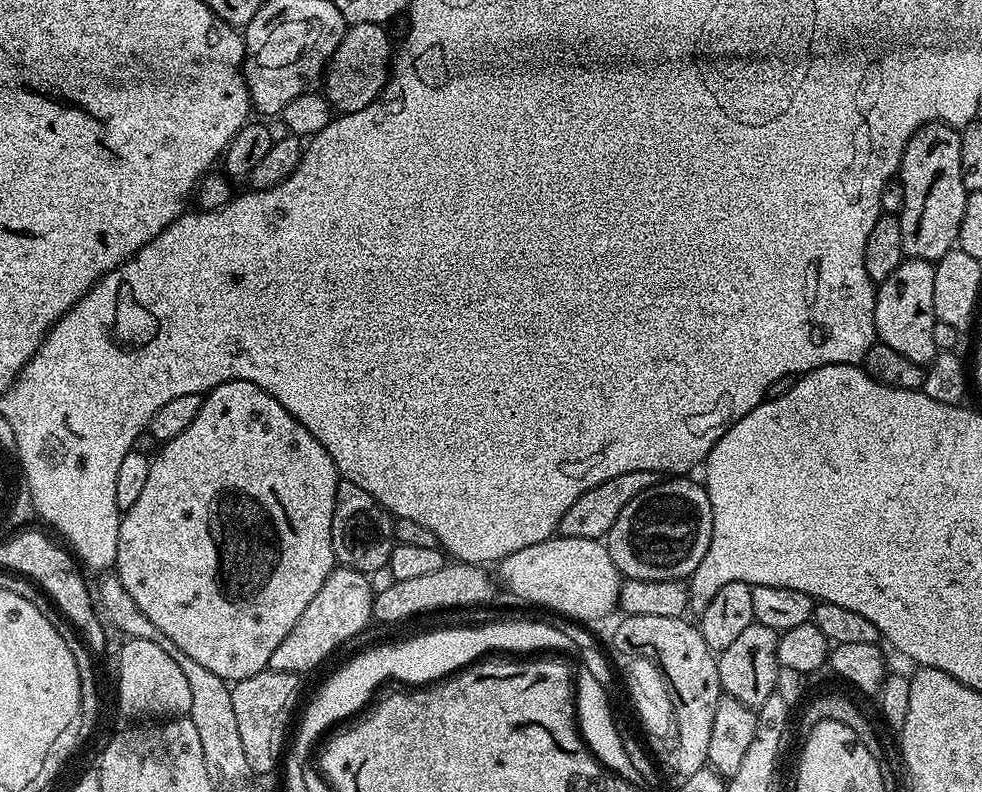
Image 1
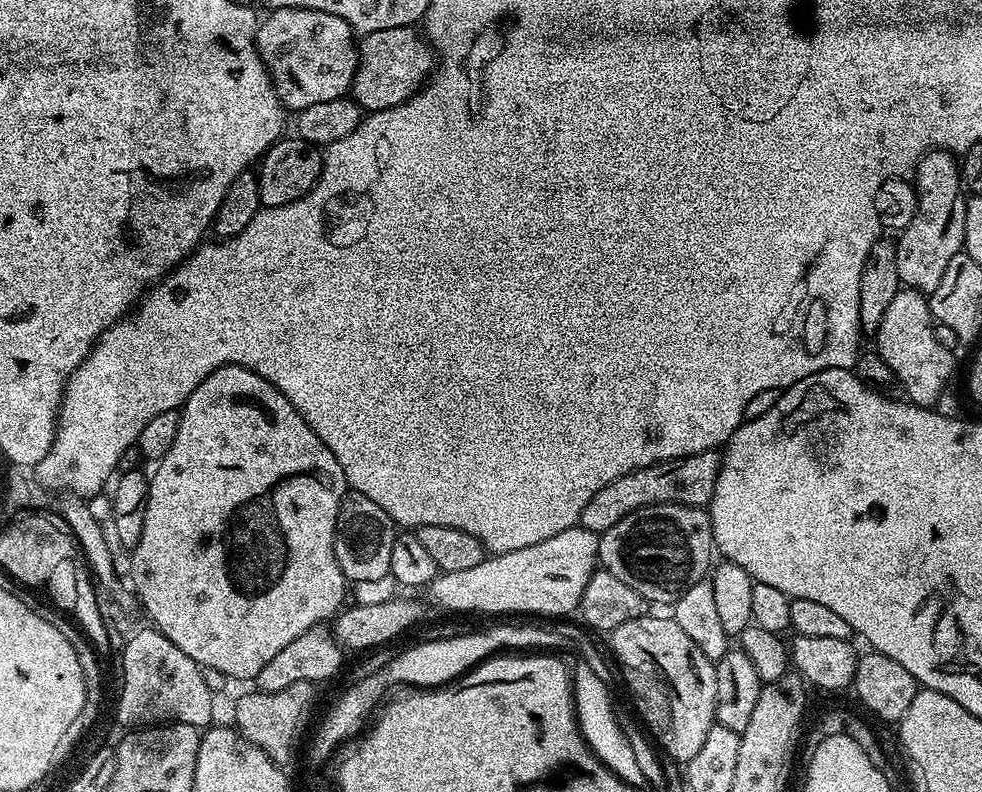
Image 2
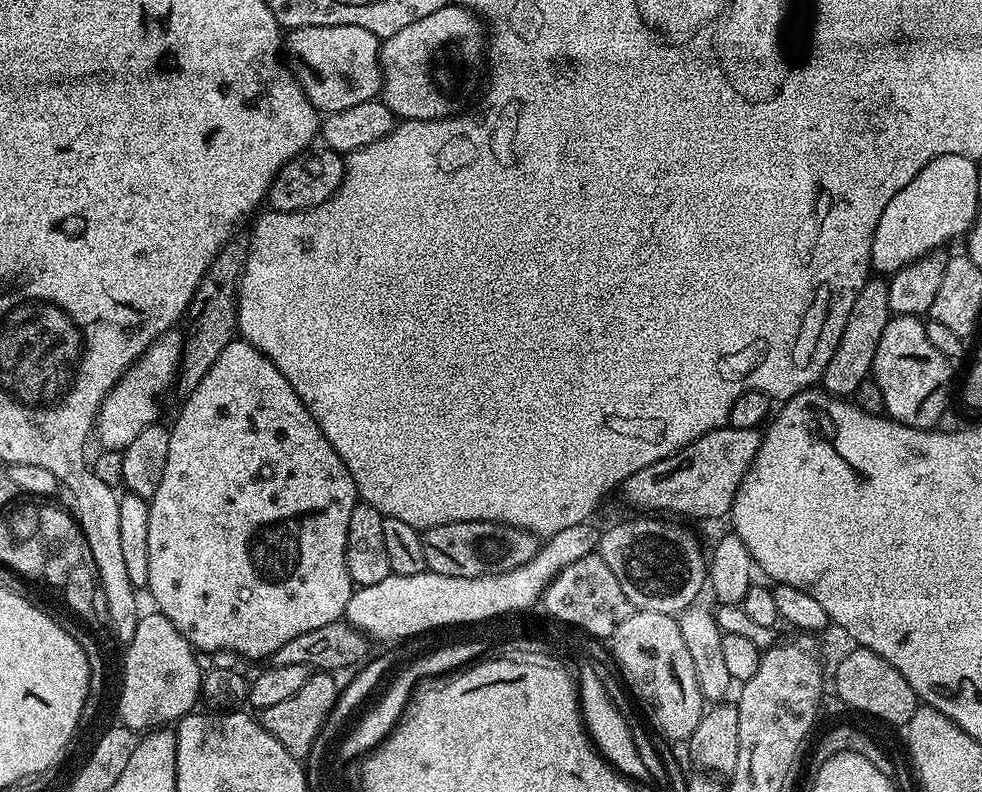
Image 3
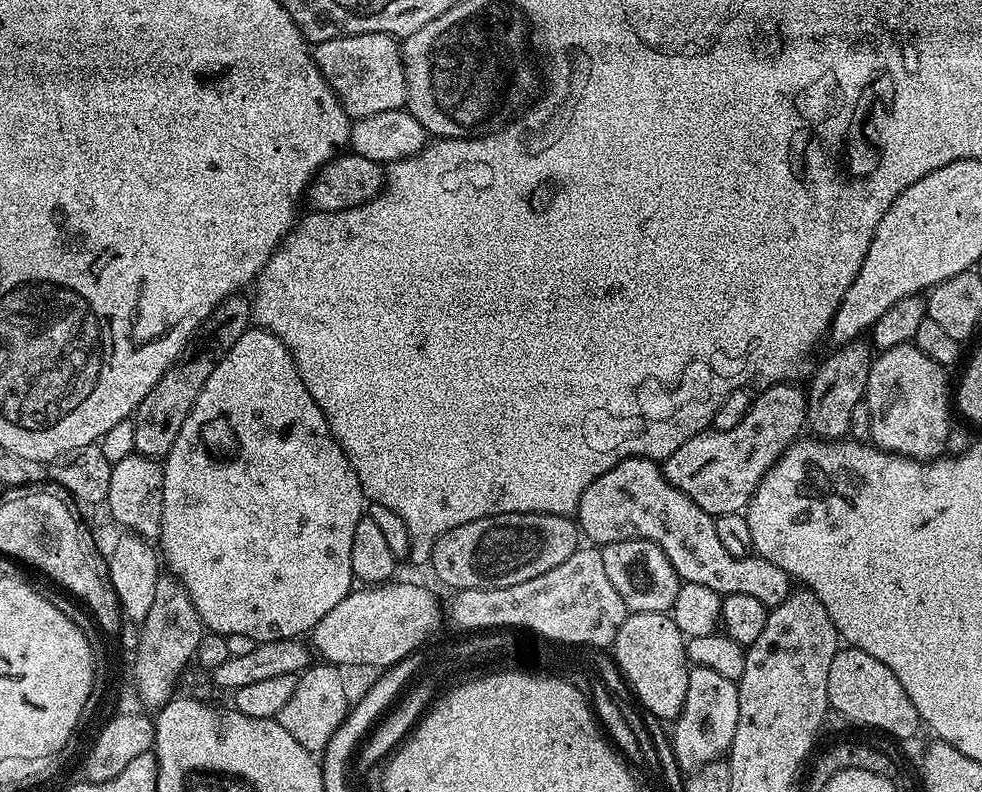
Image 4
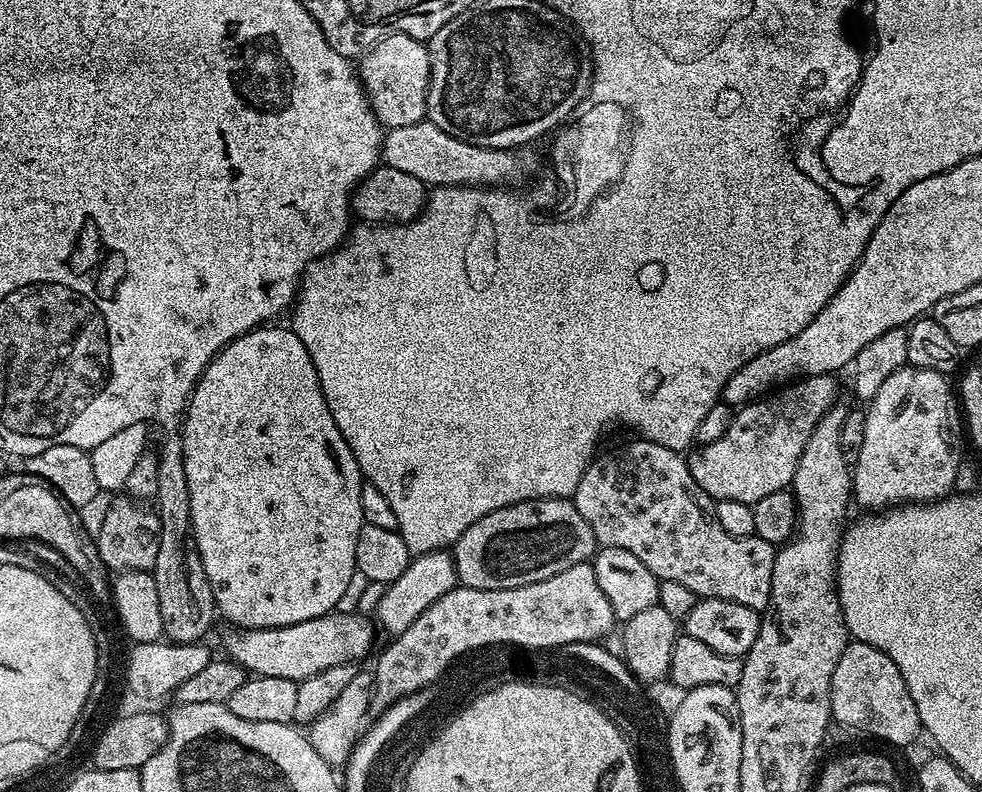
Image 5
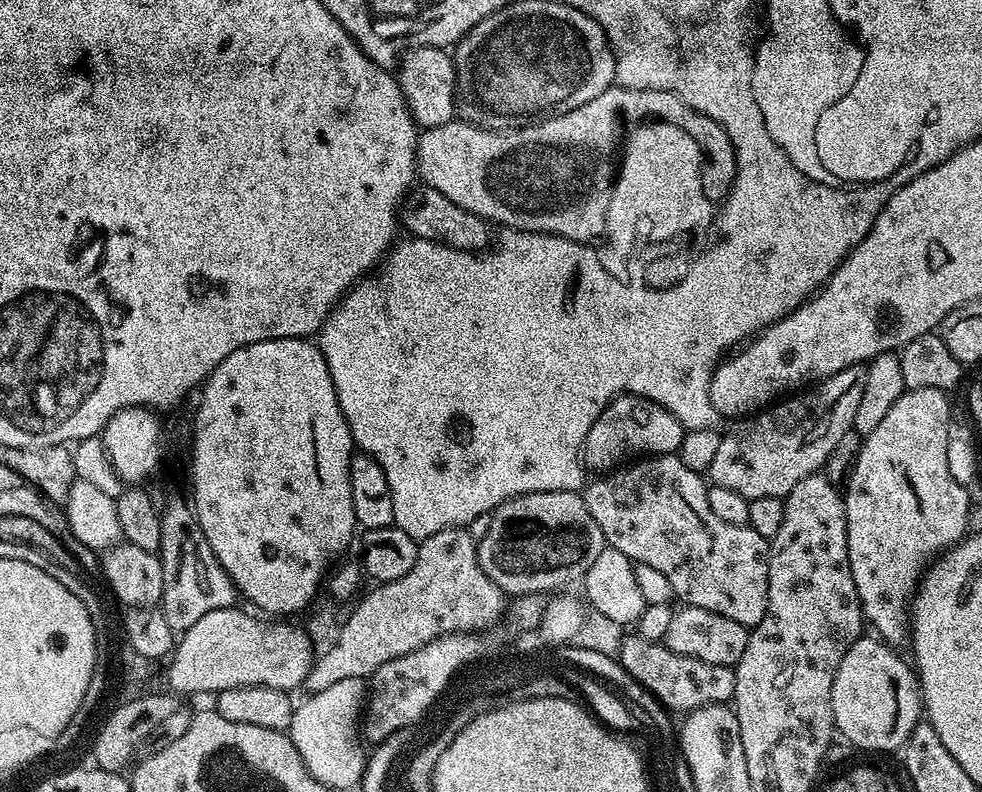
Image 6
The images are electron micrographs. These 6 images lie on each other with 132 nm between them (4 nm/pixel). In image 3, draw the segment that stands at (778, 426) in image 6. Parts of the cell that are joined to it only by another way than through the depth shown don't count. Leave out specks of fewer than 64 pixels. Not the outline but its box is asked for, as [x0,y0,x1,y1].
[622,428,760,520]

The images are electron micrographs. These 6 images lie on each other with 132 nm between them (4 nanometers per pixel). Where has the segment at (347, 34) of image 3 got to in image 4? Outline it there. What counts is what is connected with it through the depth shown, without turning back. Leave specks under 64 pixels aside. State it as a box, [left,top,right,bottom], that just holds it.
[314,32,407,121]

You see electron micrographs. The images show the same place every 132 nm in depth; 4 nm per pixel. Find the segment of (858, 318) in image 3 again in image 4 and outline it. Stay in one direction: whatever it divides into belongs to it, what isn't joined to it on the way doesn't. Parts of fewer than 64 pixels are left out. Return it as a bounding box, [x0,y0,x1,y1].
[807,342,874,440]

